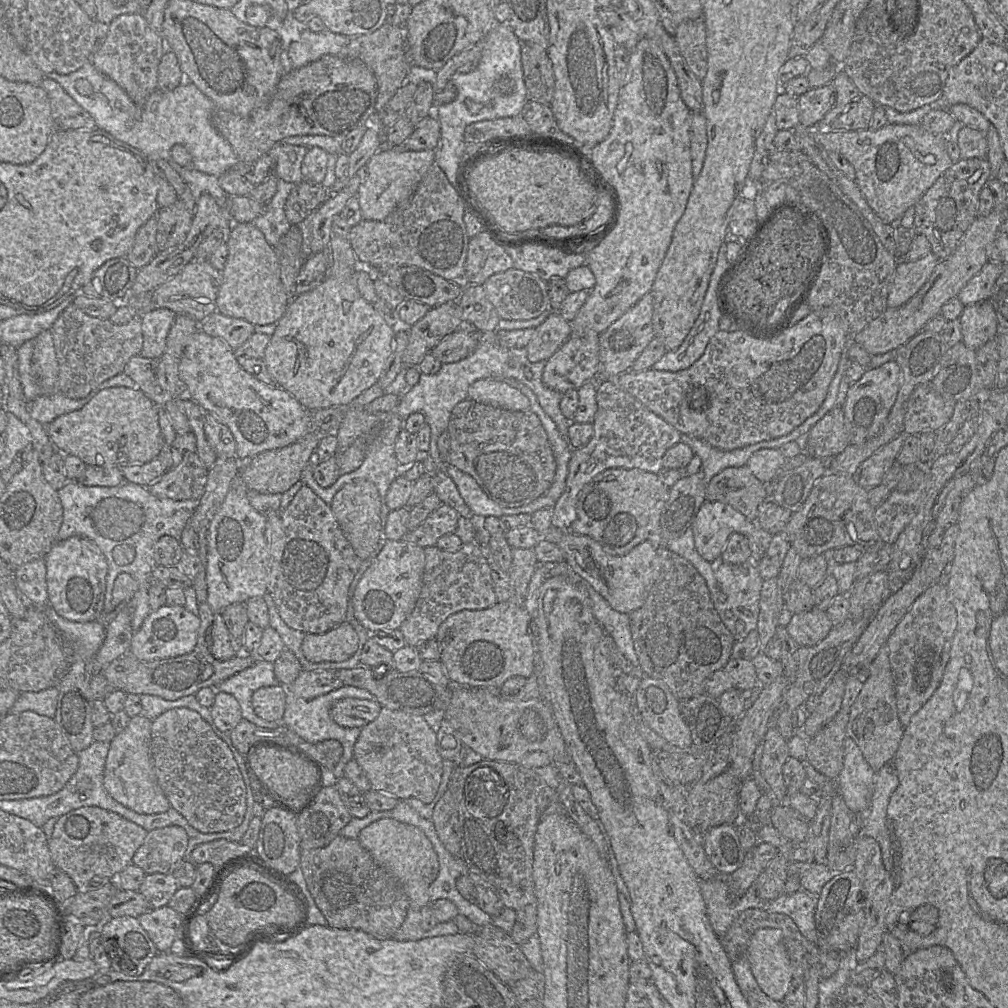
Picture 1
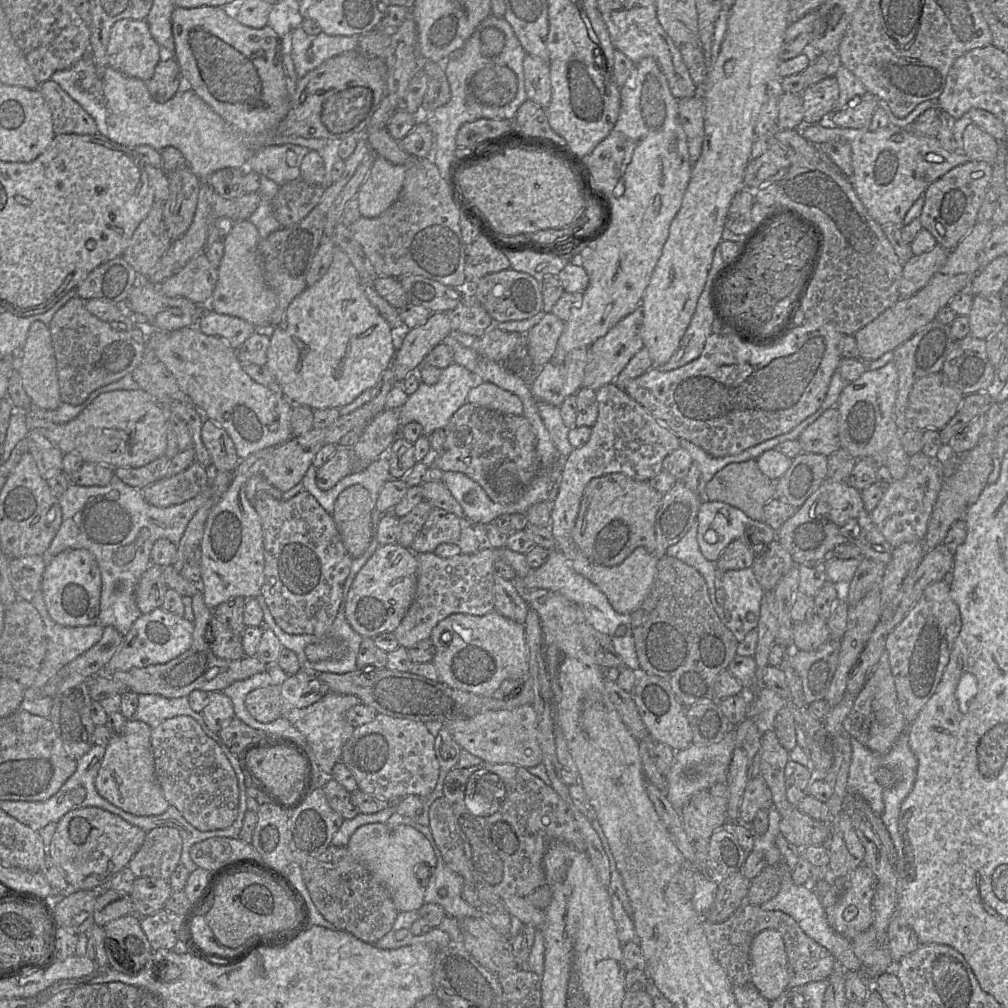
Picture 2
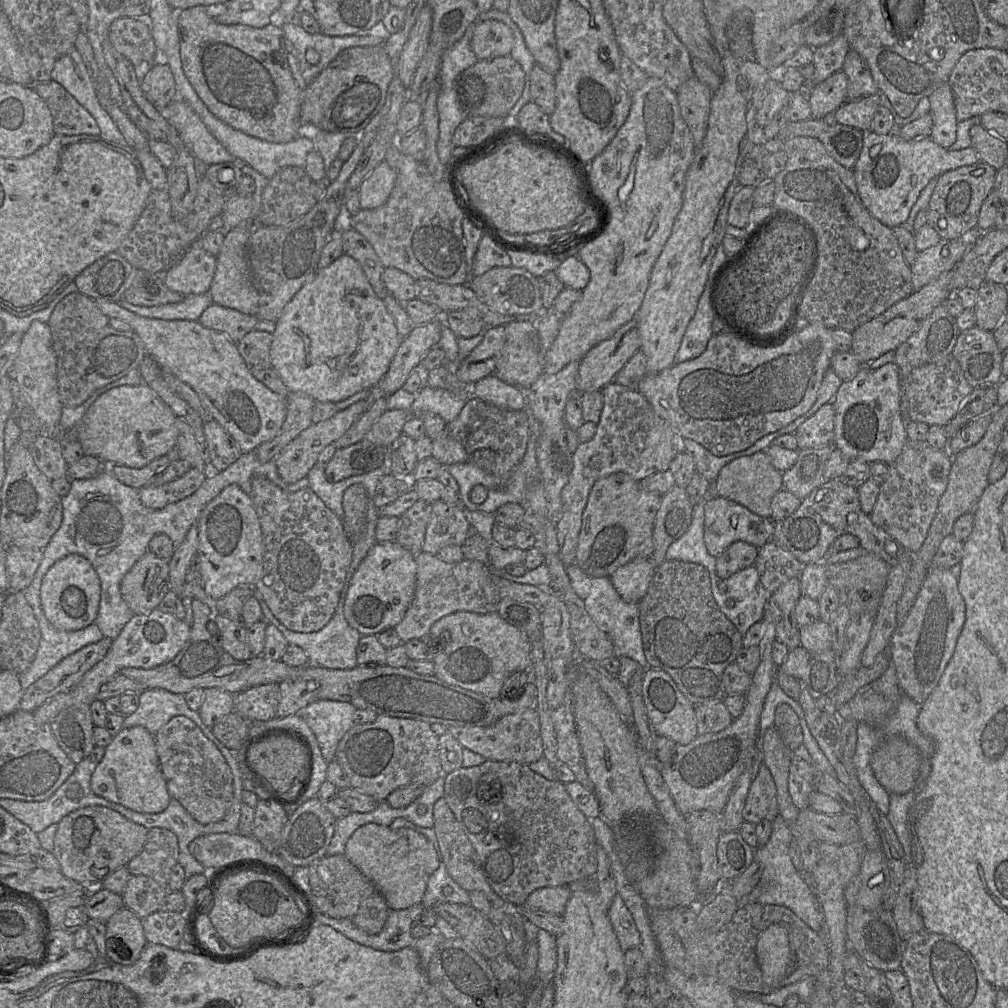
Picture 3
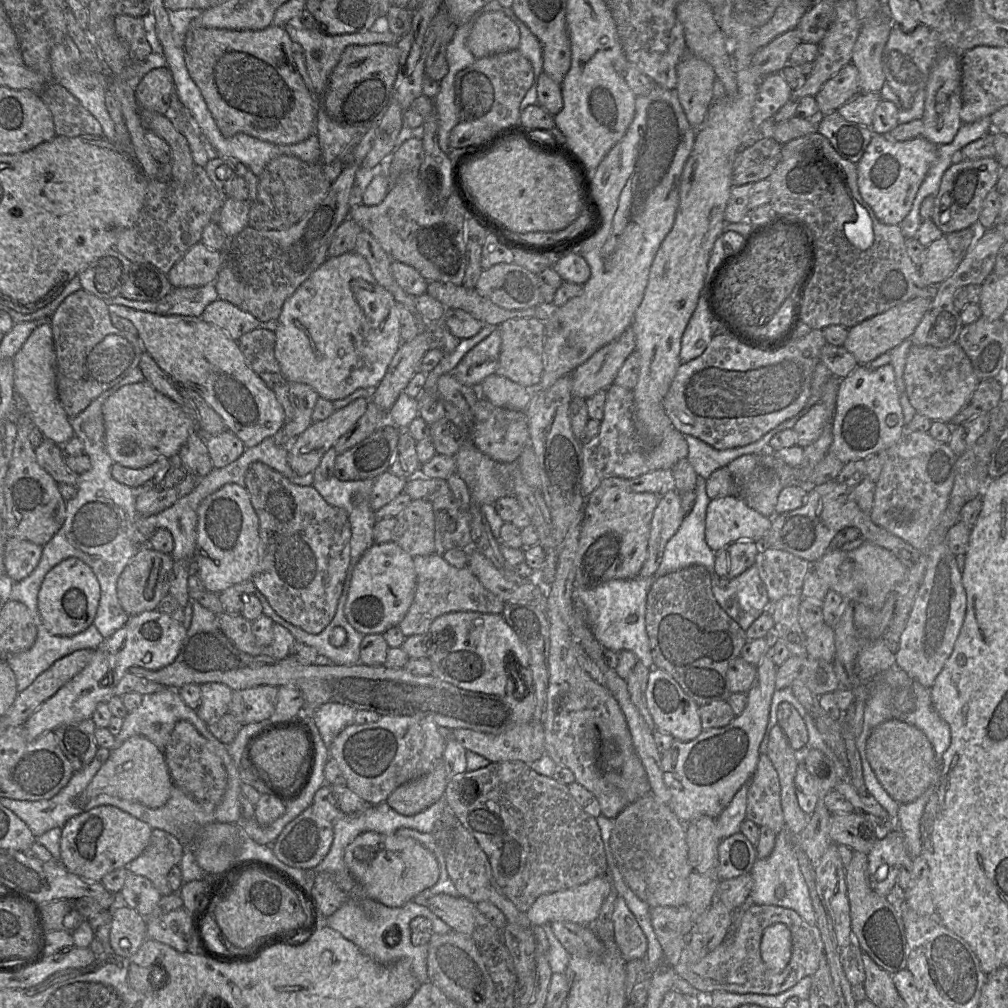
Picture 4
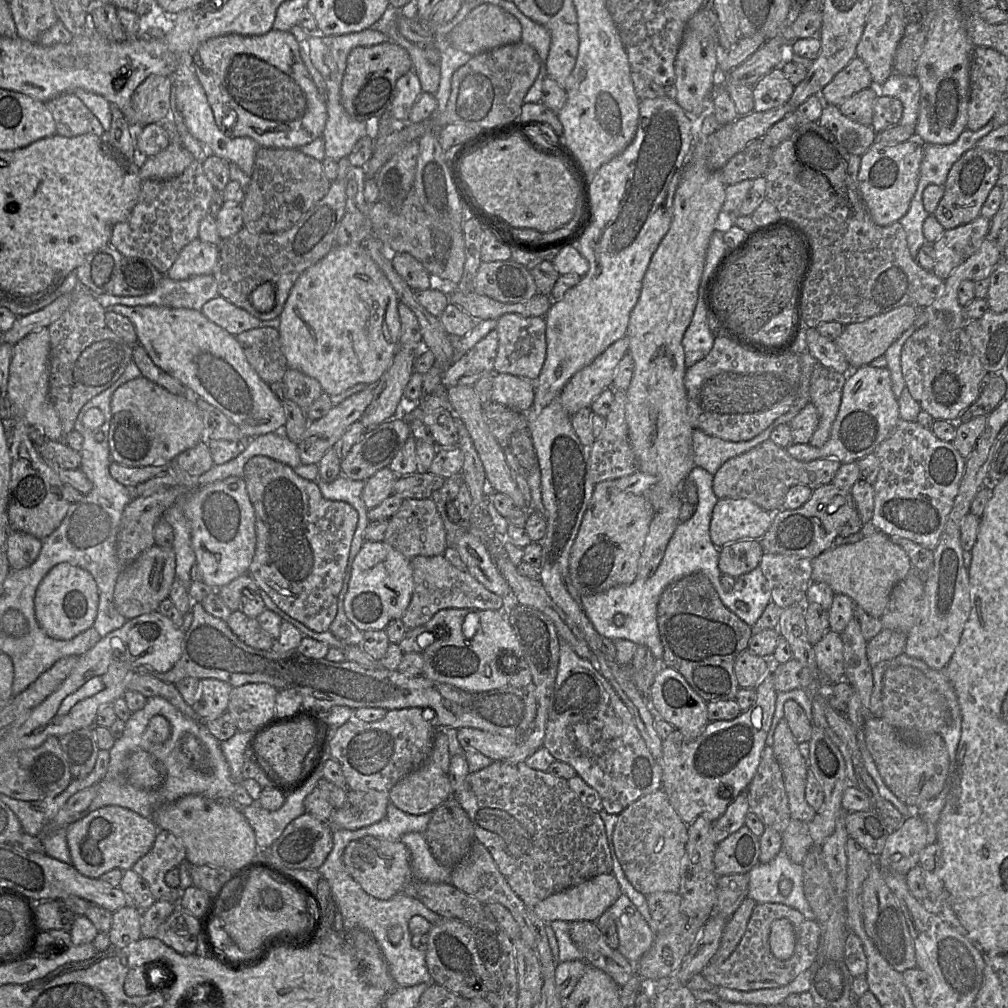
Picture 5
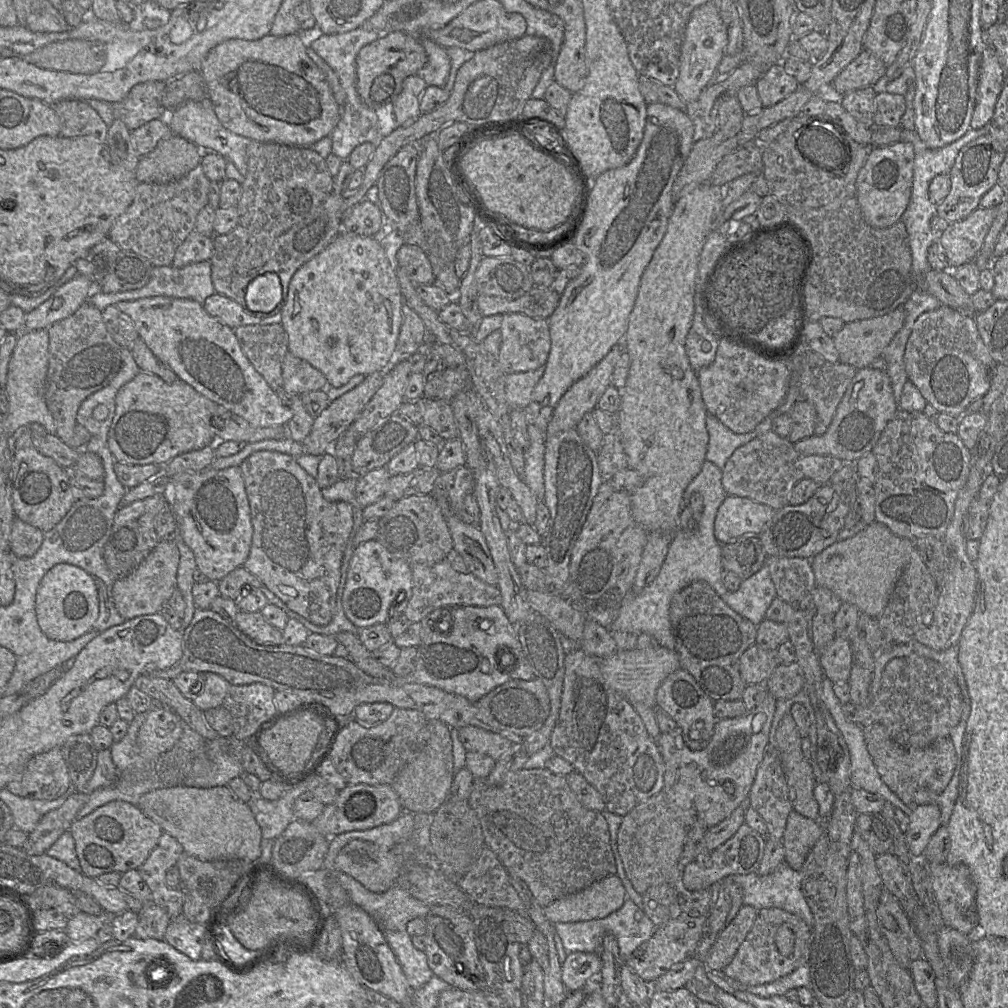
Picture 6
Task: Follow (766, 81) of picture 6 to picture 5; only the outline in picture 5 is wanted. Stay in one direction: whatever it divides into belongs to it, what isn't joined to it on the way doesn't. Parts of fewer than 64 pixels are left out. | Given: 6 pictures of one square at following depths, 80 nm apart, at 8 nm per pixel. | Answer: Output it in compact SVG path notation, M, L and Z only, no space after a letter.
M780 66L773 68L753 86L754 111L763 112L787 103L794 88Z

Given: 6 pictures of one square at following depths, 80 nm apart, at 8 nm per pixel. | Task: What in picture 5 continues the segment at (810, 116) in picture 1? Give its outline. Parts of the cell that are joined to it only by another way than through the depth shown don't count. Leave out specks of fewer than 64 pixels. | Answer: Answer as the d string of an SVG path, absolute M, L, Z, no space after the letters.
M855 57L822 89L820 97L825 105L840 106L852 95L872 85L865 62Z

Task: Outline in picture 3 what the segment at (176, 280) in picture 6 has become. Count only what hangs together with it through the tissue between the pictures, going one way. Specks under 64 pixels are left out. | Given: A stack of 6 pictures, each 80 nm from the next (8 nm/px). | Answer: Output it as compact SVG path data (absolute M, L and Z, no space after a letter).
M211 293L186 295L181 302L158 306L138 306L124 299L116 302L131 312L148 318L164 320L192 320L197 321L202 313L213 303Z

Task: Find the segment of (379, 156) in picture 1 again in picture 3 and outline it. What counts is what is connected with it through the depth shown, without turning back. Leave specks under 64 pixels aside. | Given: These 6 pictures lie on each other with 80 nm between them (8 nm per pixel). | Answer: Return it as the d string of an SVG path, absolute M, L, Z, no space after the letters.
M386 161L379 163L358 188L360 208L373 209L384 204L394 188L396 179L396 171Z

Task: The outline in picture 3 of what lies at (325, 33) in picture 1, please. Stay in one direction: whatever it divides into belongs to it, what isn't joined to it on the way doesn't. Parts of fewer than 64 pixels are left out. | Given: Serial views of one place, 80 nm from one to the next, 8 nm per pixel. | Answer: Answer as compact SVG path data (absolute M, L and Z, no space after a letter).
M284 23L282 29L294 46L302 78L310 83L344 49L383 45L383 38L366 35L327 36L310 34L300 24Z

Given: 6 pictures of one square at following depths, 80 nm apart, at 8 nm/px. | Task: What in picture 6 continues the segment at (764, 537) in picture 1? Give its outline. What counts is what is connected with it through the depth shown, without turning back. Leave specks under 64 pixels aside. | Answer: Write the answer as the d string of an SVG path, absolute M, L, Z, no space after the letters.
M727 496L717 510L714 535L725 544L744 534L760 535L775 510L746 497Z

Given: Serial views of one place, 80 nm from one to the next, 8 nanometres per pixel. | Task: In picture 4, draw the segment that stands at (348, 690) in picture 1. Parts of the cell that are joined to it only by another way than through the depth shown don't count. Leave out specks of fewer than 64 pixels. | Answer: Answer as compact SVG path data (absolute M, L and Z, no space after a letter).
M325 703L312 714L312 720L329 749L335 737L349 724L354 723L356 709L340 704Z

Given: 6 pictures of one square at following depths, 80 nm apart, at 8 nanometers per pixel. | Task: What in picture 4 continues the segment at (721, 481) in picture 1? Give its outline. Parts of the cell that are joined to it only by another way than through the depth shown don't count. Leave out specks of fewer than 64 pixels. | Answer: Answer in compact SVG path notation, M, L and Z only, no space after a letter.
M761 454L743 455L730 462L727 467L738 487L738 496L753 510L773 518L783 486L773 469L761 464Z

